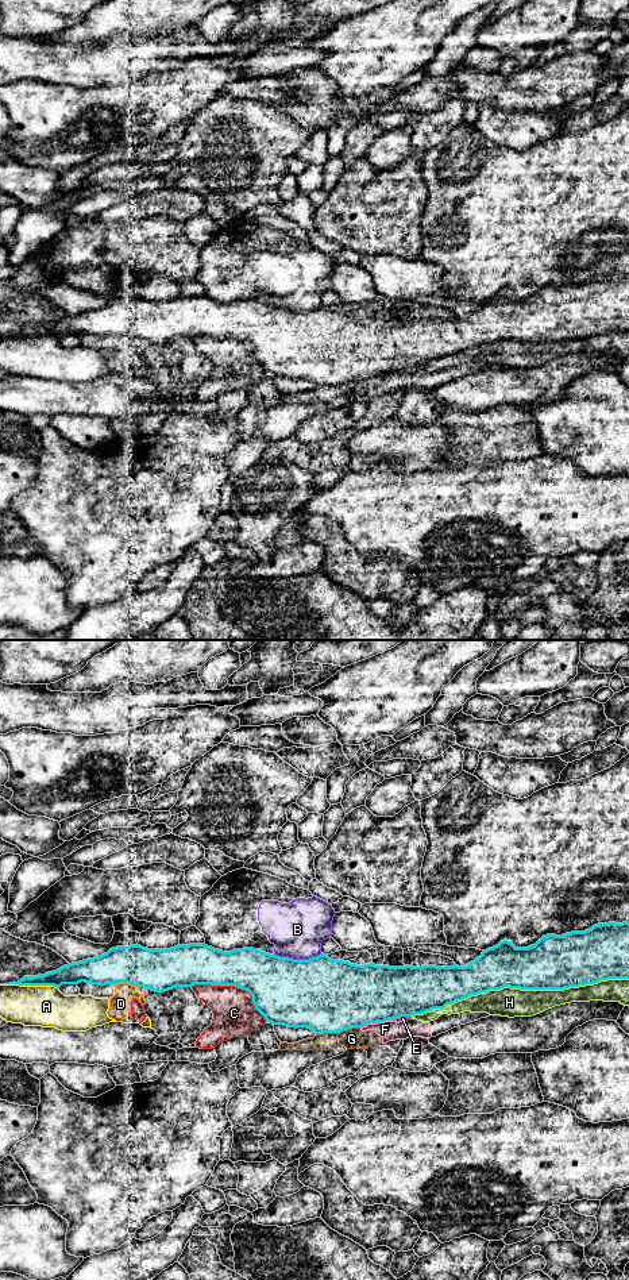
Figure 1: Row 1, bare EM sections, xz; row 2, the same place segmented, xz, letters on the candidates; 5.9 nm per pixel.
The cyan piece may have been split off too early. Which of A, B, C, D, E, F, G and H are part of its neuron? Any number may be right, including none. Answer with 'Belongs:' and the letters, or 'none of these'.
Belongs: none of these

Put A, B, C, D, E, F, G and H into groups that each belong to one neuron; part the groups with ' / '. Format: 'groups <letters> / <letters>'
groups A C D / B / E H / F G

